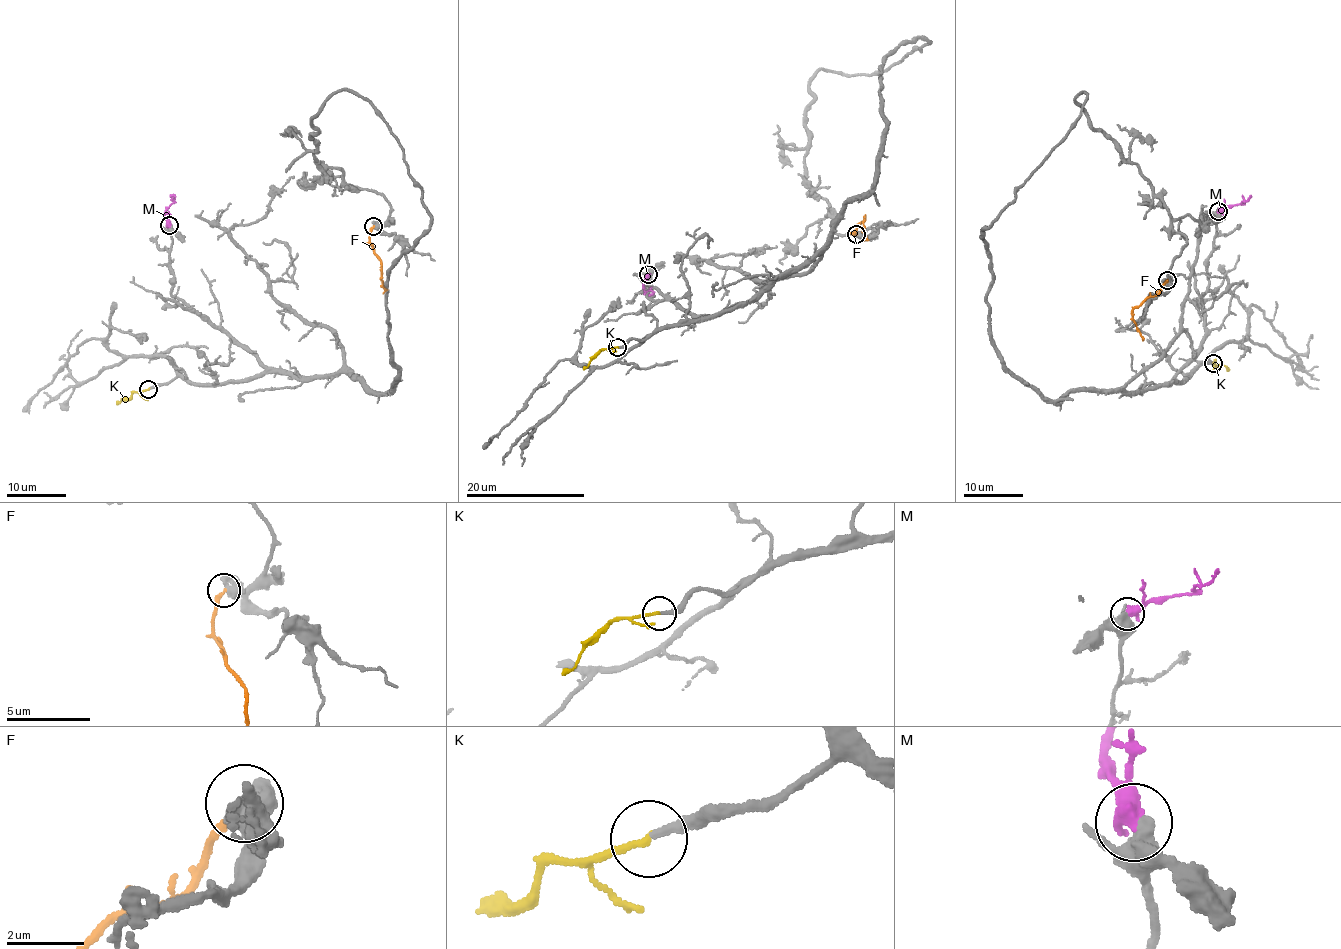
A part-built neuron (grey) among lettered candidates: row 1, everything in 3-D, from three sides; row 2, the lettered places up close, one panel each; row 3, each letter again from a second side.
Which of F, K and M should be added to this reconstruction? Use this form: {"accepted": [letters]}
{"accepted": ["K"]}

